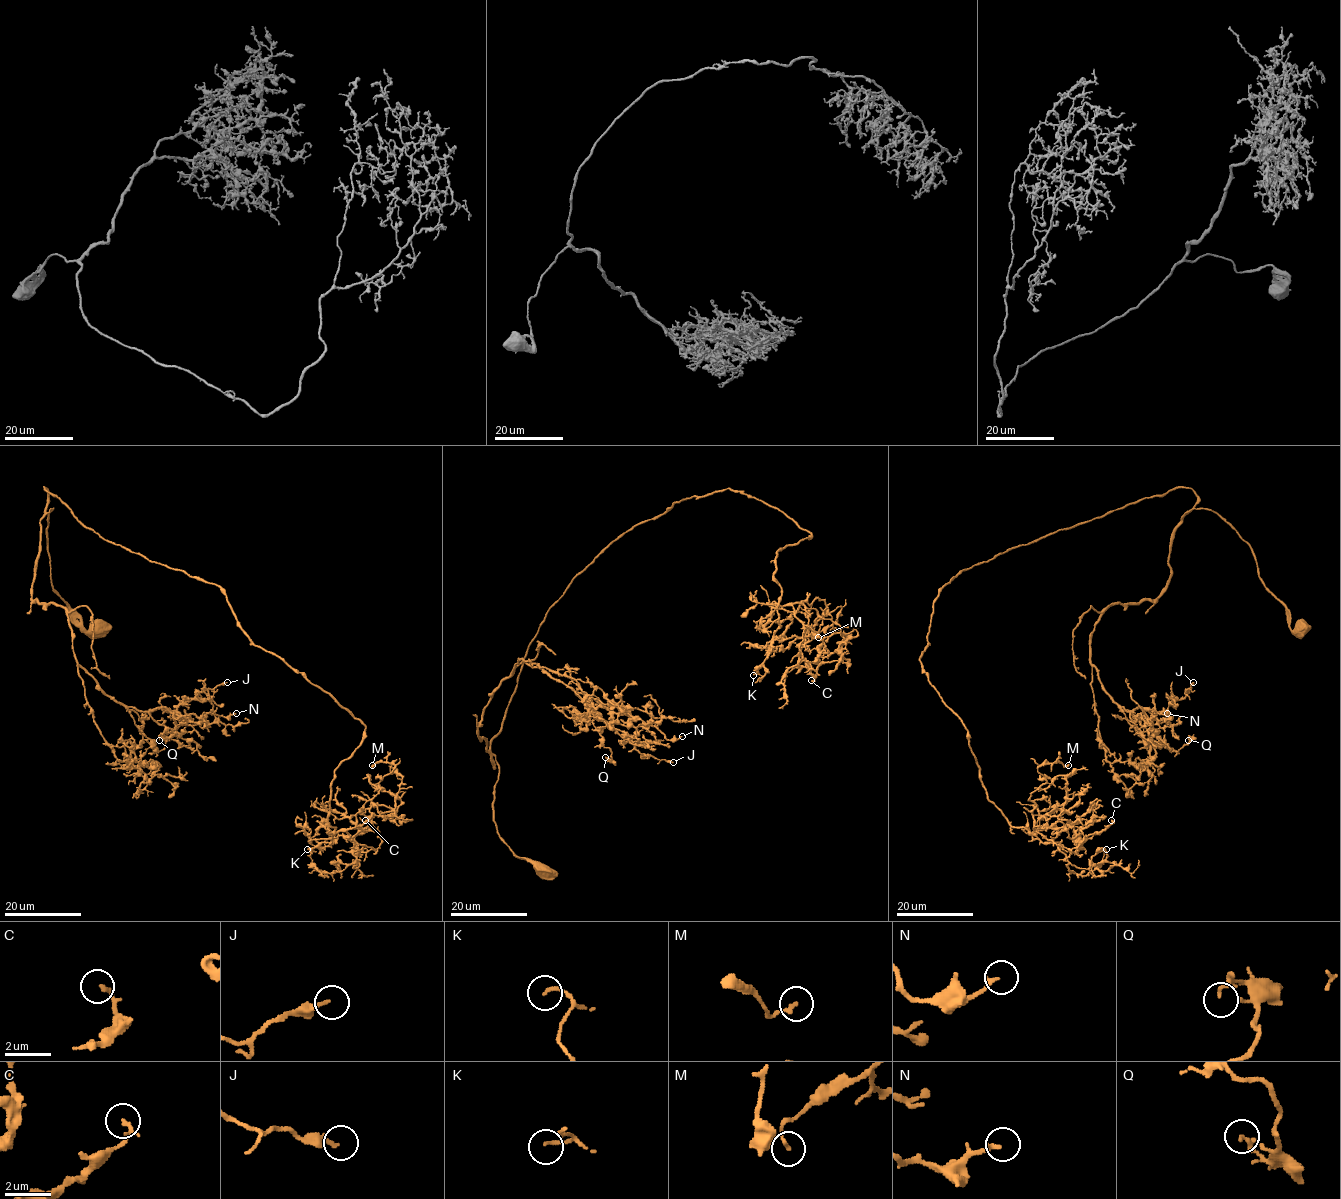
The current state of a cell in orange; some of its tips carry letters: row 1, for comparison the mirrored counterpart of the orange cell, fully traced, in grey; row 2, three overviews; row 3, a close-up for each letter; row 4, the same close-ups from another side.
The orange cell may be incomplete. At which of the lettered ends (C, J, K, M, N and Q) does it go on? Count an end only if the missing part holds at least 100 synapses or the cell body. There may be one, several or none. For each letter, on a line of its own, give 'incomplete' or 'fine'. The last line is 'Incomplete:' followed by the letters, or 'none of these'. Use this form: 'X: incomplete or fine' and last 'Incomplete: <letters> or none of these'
C: fine
J: fine
K: fine
M: fine
N: fine
Q: fine
Incomplete: none of these

